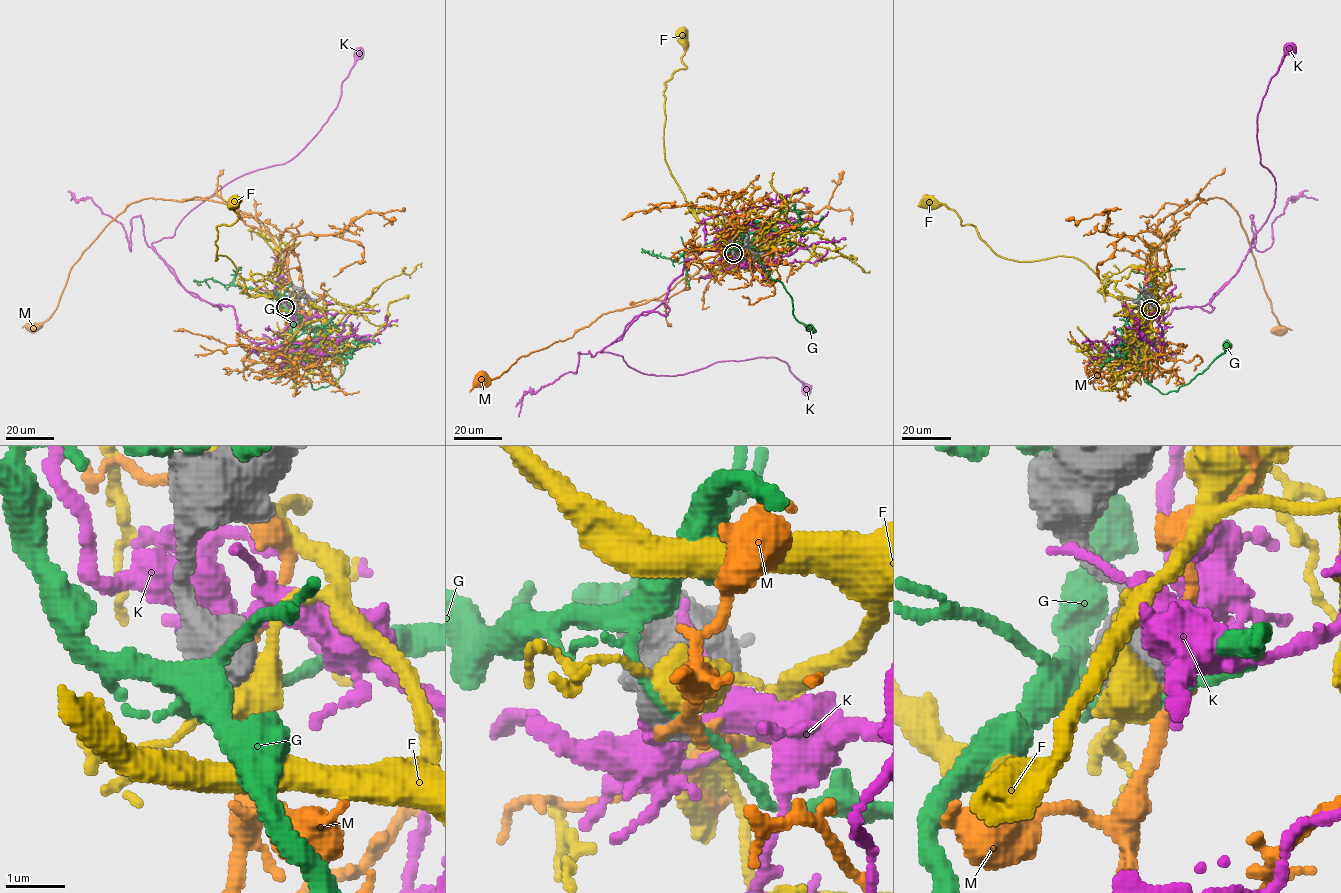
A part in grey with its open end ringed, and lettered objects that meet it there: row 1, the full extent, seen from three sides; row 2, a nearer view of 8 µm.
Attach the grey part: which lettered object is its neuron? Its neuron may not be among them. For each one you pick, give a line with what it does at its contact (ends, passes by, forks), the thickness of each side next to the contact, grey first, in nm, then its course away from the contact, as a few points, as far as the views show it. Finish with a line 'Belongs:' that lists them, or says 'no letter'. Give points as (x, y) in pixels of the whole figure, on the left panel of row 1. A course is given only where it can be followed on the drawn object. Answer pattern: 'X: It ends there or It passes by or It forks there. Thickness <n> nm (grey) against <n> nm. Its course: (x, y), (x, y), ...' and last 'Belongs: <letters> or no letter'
F: It passes by. Thickness 1000 nm (grey) against 550 nm. Its course: (285, 307), (293, 309), (272, 295), (250, 296), (230, 260), (215, 260), (217, 226), (237, 219), (234, 202)
Belongs: F

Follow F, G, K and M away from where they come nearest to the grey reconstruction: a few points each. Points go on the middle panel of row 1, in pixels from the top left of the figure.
F: (733, 253), (741, 250), (698, 219), (665, 160), (663, 91), (686, 67), (682, 33)
G: (732, 254), (744, 241), (740, 251), (755, 247), (759, 262), (792, 300), (792, 315), (810, 328)
K: (732, 255), (744, 253), (727, 247), (687, 259), (666, 297), (600, 351), (665, 375), (777, 357), (804, 390)
M: (732, 255), (749, 254), (705, 276), (683, 278), (647, 302), (601, 314), (571, 338), (481, 380)

